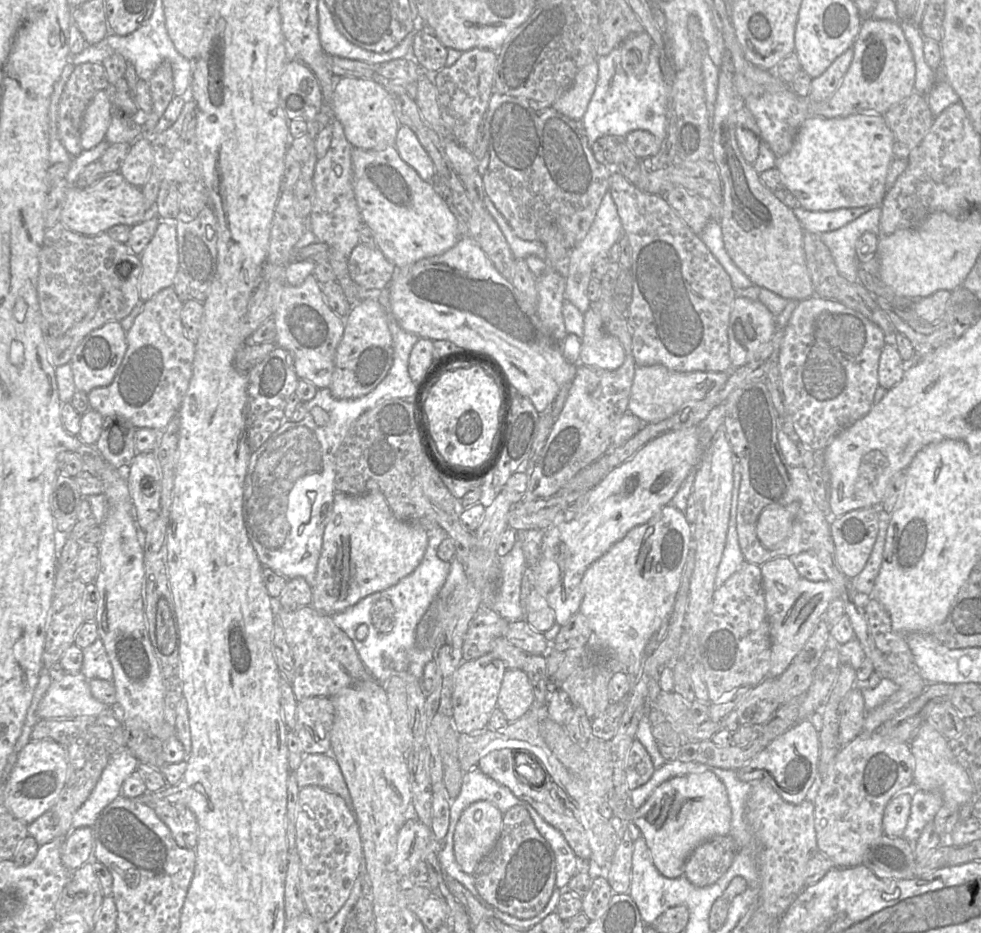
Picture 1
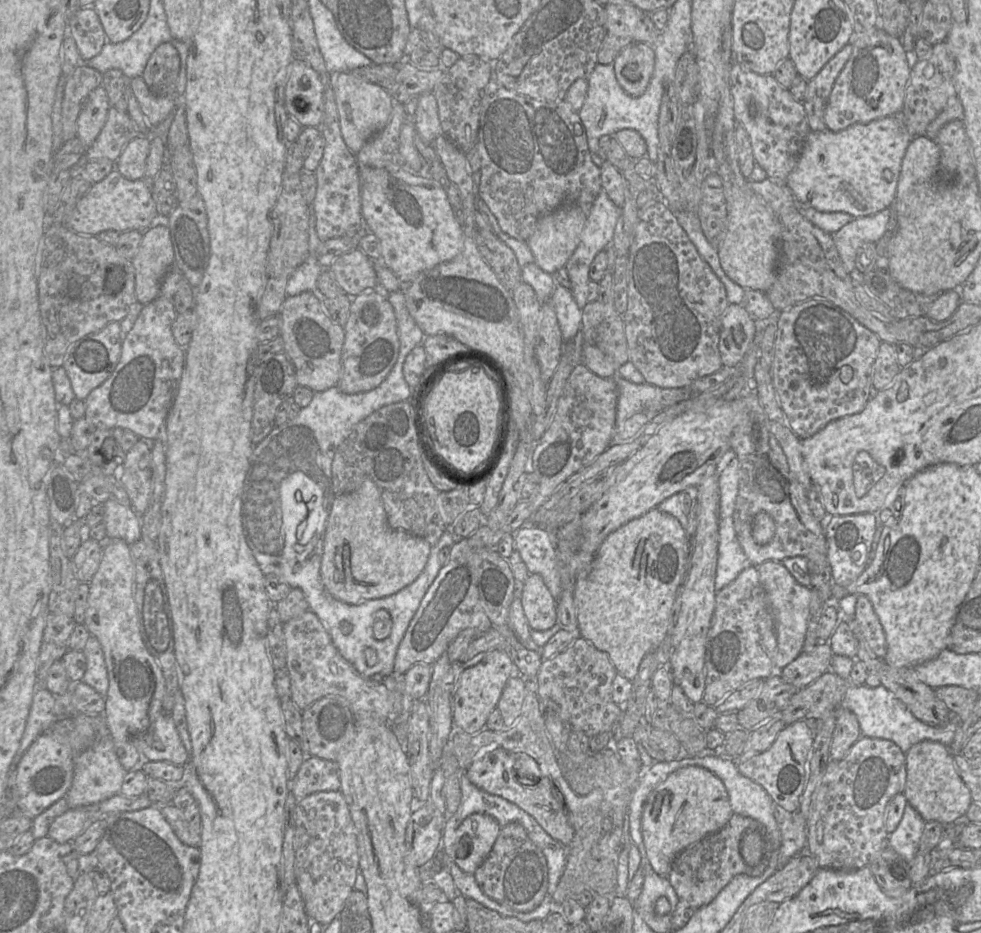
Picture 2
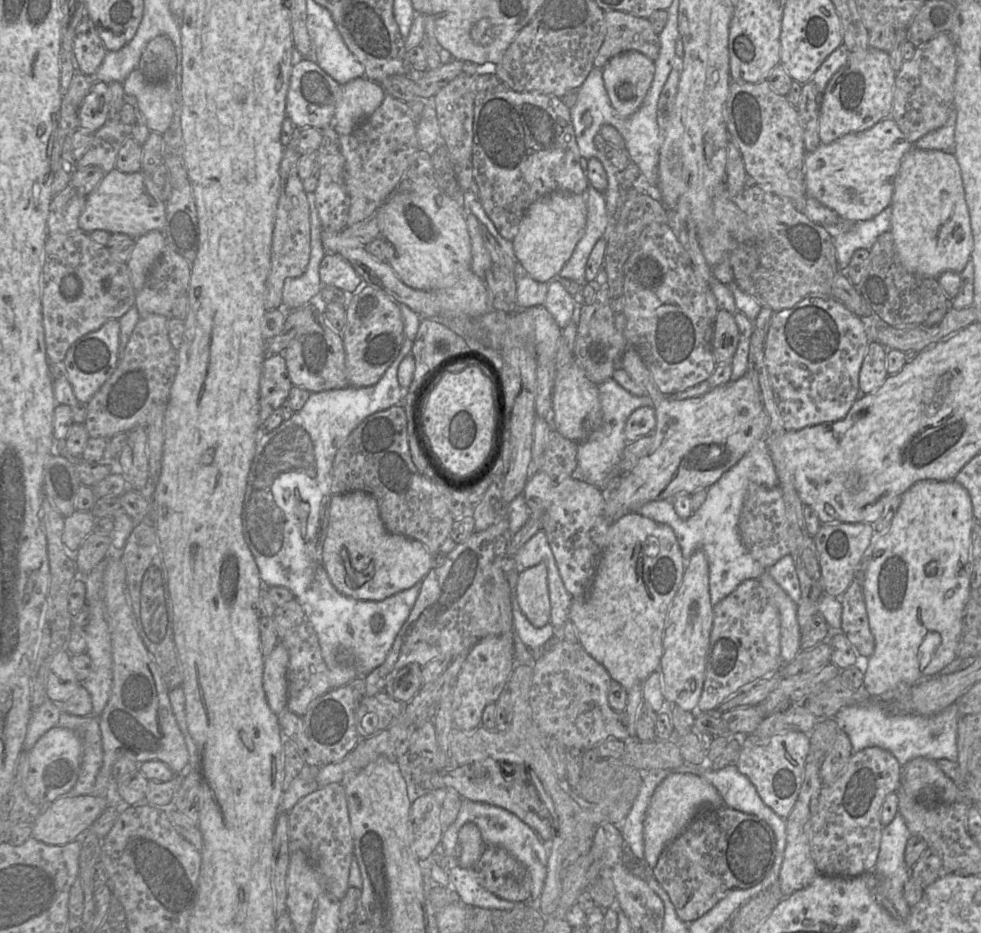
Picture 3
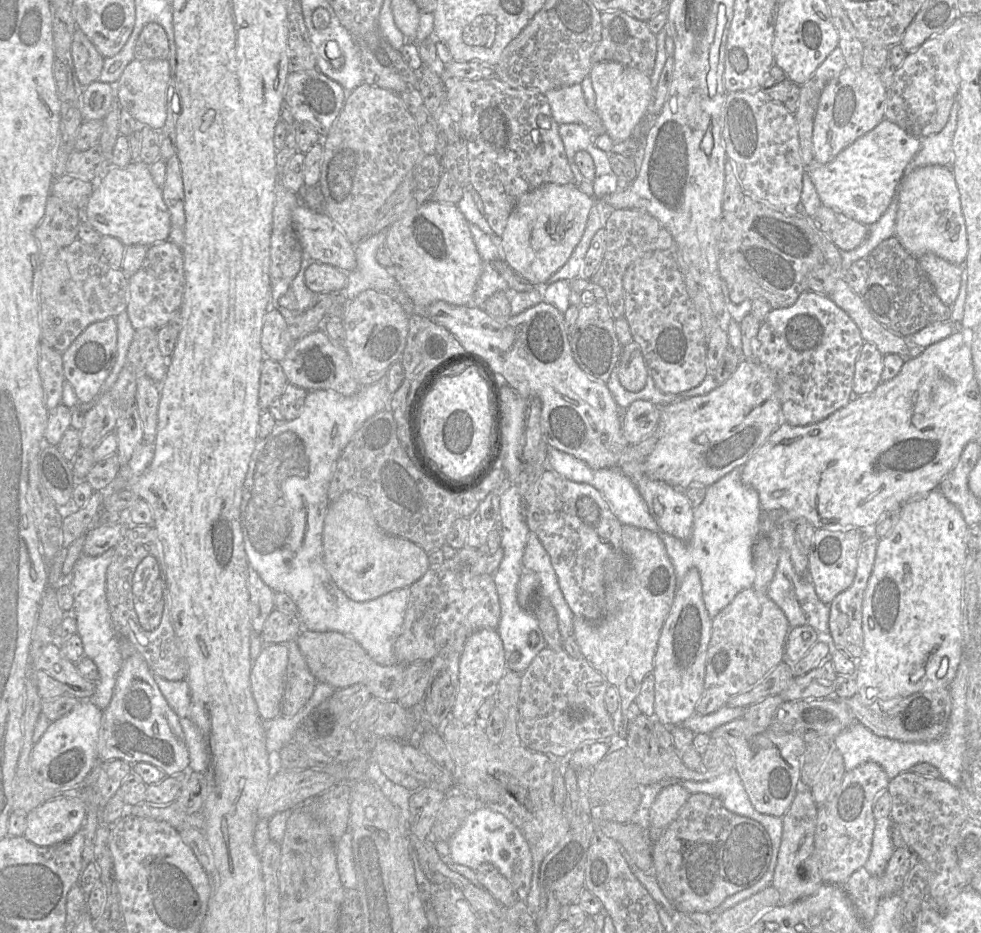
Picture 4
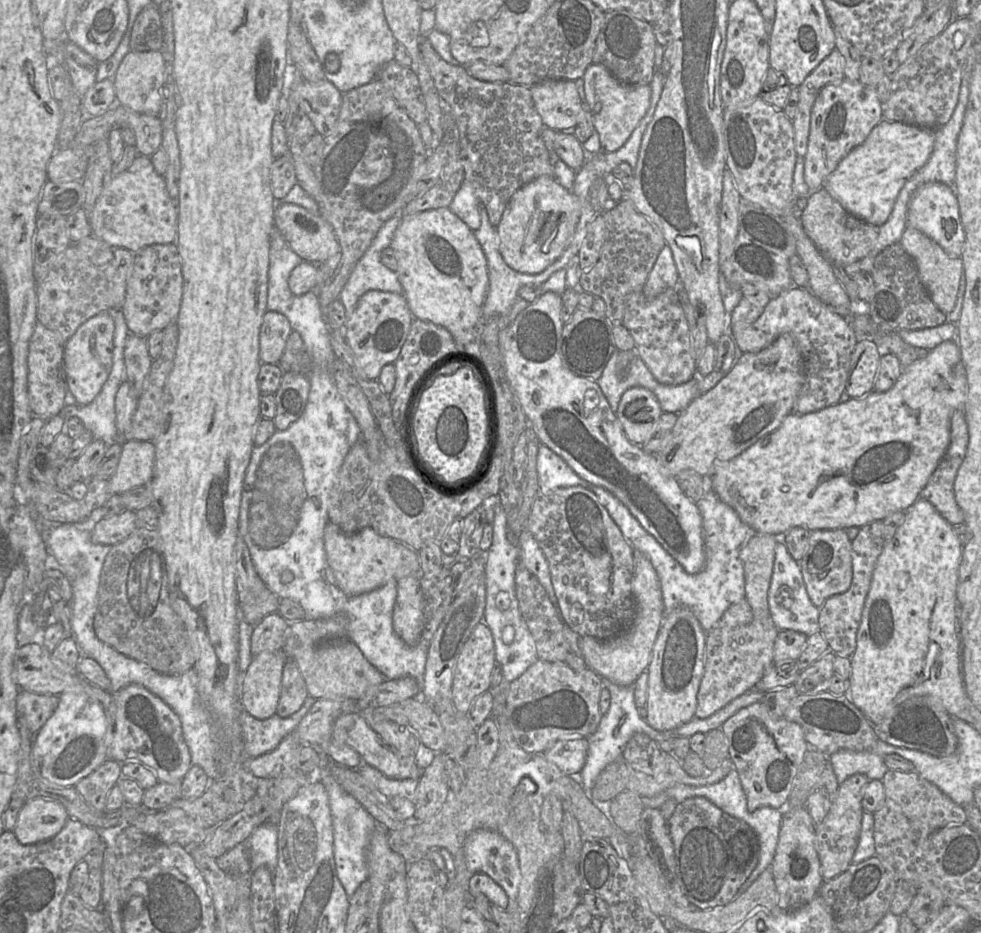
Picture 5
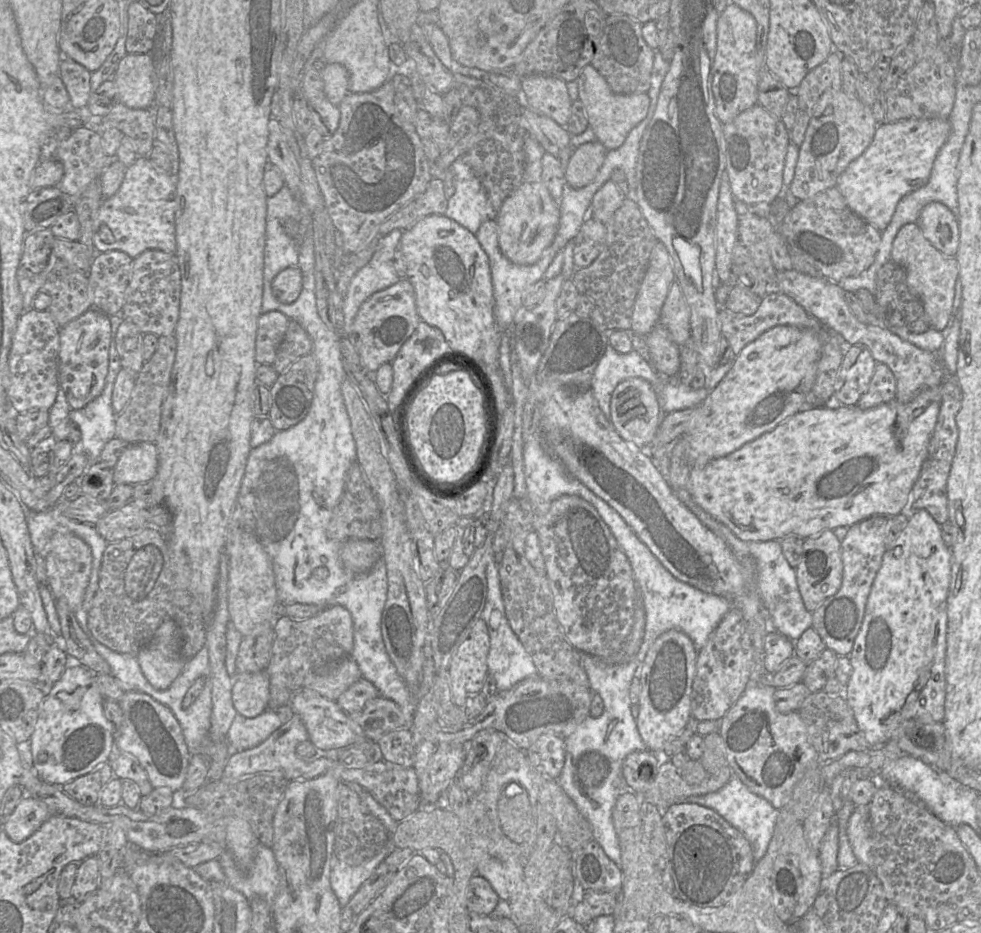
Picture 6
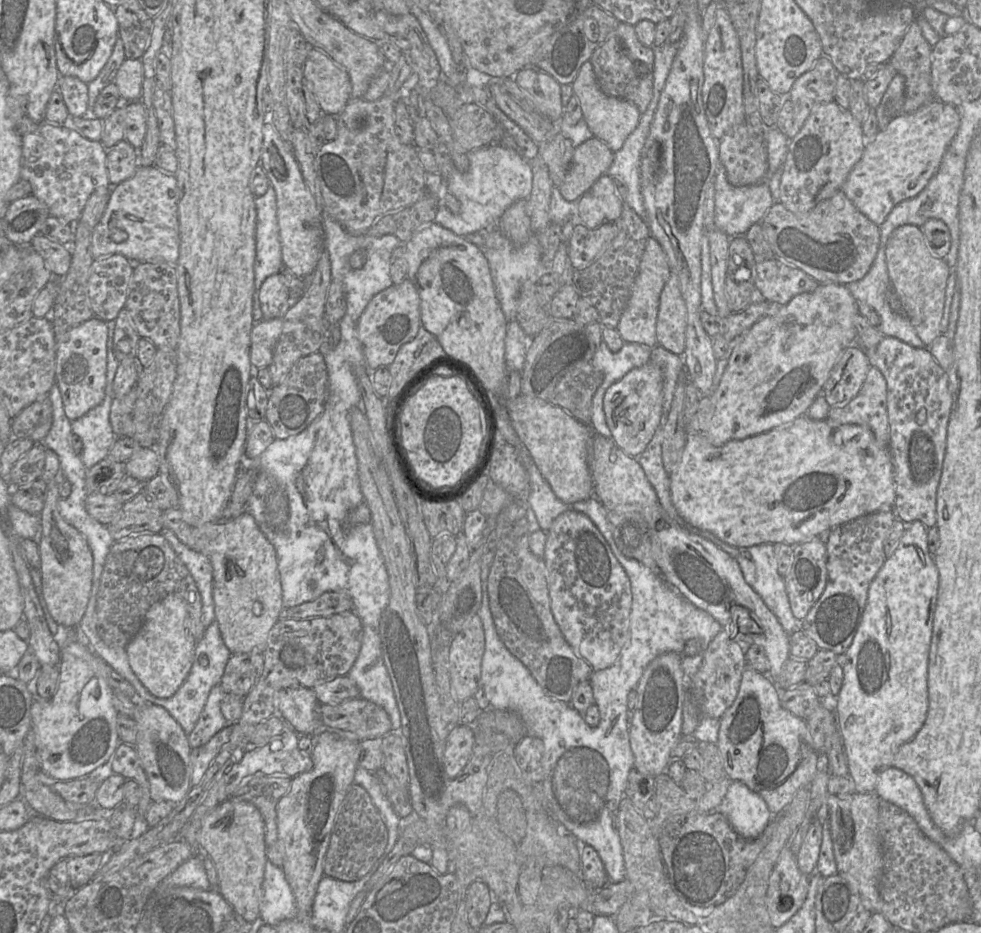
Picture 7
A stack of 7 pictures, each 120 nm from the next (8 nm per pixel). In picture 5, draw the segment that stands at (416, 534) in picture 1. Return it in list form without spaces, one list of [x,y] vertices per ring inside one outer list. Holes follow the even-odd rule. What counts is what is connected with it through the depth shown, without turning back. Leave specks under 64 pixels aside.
[[[328,522],[324,529],[324,547],[335,581],[348,596],[371,592],[390,579],[420,575],[420,561],[415,550],[401,542],[380,536],[371,528],[346,534]]]

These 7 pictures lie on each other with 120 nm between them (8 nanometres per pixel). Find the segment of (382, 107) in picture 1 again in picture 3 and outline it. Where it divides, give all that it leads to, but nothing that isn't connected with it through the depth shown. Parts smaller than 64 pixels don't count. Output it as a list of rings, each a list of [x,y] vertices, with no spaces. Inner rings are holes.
[[[360,77],[341,85],[333,127],[342,135],[351,134],[382,103],[386,95],[379,83]]]

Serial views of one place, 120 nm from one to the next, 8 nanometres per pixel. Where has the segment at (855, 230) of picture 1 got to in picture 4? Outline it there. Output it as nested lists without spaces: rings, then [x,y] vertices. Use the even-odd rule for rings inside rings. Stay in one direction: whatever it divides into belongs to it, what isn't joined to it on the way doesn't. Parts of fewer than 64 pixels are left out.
[[[896,194],[896,197],[892,200],[880,219],[868,226],[869,232],[864,242],[854,250],[840,251],[840,271],[846,272],[855,261],[868,258],[869,254],[881,242],[895,235],[897,210],[898,200]]]

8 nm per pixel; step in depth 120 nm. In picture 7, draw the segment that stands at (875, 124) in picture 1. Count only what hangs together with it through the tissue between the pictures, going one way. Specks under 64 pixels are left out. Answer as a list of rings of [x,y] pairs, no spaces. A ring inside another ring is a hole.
[[[936,98],[914,112],[896,114],[872,140],[866,141],[861,159],[841,189],[861,213],[877,226],[882,225],[896,205],[915,197],[926,187],[959,125],[960,116],[956,106]]]

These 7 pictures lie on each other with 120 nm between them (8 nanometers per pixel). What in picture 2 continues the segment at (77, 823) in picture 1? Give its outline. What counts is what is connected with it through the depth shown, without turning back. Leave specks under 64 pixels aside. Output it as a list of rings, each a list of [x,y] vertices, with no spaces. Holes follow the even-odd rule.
[[[111,734],[103,736],[75,759],[72,784],[65,796],[68,807],[77,808],[97,804],[114,795],[121,794],[120,790],[127,773],[118,760]]]

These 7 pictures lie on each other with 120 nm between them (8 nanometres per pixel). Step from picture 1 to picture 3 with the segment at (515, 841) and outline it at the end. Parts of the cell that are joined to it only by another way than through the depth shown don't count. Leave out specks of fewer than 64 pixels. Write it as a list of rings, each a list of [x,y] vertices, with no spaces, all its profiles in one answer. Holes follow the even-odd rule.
[[[486,847],[474,864],[473,871],[478,883],[495,896],[511,902],[530,900],[530,874],[504,848]]]

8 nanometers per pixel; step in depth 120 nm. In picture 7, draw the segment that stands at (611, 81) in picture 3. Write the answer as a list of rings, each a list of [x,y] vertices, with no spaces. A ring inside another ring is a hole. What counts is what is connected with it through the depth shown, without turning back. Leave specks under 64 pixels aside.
[[[590,61],[582,64],[572,87],[574,94],[580,101],[583,118],[593,135],[602,140],[612,152],[620,150],[628,136],[636,129],[641,118],[642,114],[637,106],[631,101],[604,94],[598,85]]]

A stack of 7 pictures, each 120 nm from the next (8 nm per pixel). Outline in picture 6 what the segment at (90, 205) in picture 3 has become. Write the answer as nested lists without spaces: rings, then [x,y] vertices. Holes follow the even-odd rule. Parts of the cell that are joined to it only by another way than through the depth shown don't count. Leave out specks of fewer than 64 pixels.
[[[138,156],[134,163],[127,167],[118,191],[113,196],[104,198],[99,207],[93,226],[93,247],[98,253],[123,251],[133,259],[149,249],[175,254],[176,209],[176,179],[169,172],[163,172],[154,166],[148,156]],[[104,223],[114,236],[111,244],[103,243],[100,238],[100,228]]]

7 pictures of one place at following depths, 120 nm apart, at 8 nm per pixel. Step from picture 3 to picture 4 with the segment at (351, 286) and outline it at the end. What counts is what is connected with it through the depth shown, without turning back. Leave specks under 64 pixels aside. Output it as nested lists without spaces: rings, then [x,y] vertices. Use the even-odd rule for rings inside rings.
[[[312,263],[304,274],[305,284],[314,293],[343,292],[347,273],[328,264]]]

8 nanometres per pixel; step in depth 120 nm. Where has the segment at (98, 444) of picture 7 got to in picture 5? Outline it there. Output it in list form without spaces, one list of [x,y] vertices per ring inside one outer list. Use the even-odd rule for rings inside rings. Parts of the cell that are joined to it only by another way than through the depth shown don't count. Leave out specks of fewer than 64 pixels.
[[[110,309],[107,312],[110,313],[115,323],[113,362],[109,376],[99,394],[88,405],[77,404],[75,398],[66,387],[64,399],[65,406],[63,408],[62,415],[66,419],[69,417],[78,417],[83,422],[85,429],[92,433],[94,439],[102,440],[106,443],[106,445],[111,445],[115,441],[122,441],[119,440],[119,432],[116,427],[115,396],[121,383],[127,380],[124,362],[124,347],[126,338],[130,334],[130,331],[121,309]]]

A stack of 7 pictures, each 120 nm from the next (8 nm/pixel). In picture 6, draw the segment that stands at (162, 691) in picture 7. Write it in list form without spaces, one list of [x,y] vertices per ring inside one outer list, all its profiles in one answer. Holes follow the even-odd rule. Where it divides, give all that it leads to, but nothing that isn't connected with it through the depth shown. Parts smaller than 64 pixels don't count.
[[[165,619],[155,631],[150,642],[136,654],[144,677],[154,689],[167,689],[182,672],[186,661],[180,656],[179,649],[179,629],[172,619]]]

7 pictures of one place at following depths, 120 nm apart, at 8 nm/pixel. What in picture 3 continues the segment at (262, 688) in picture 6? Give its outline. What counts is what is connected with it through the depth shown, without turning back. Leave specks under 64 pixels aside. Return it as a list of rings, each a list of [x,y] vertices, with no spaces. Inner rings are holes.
[[[281,641],[264,658],[262,686],[270,709],[278,715],[287,705],[289,653]]]

